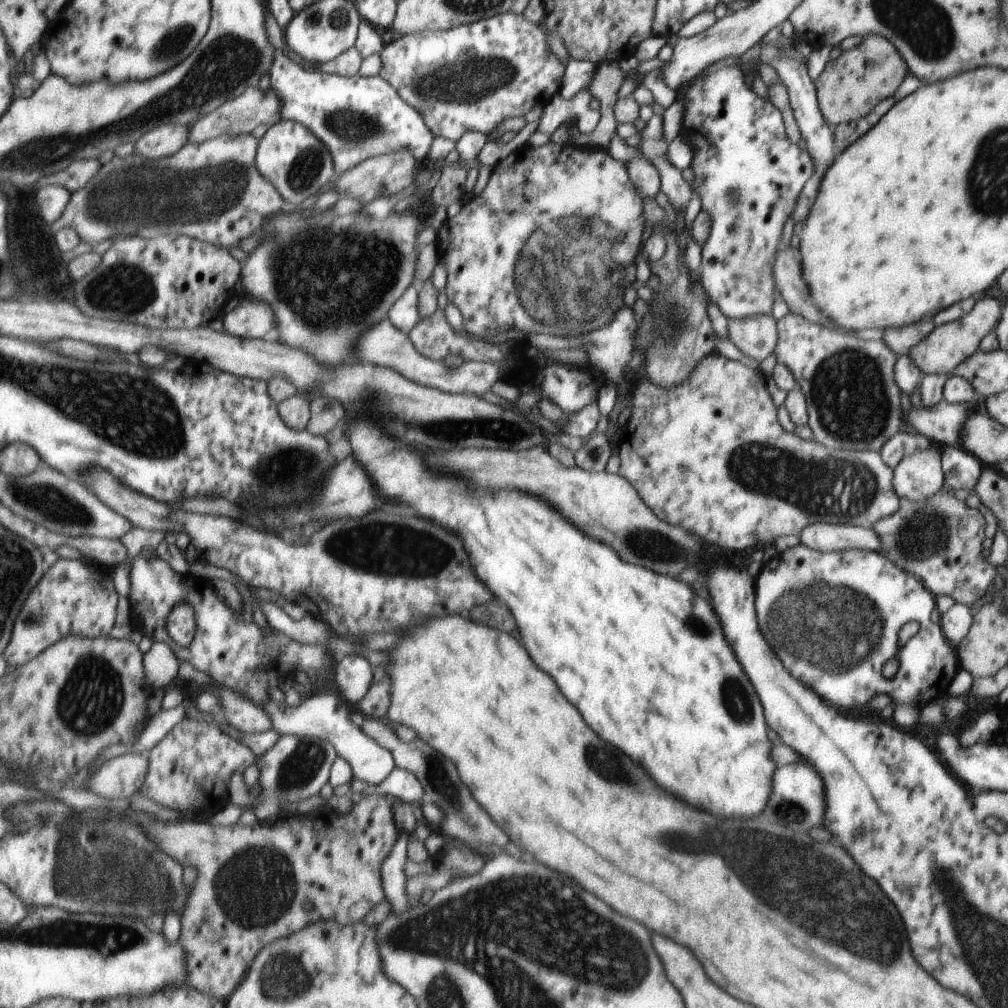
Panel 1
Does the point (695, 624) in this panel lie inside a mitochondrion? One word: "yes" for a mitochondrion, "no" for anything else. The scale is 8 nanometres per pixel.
yes

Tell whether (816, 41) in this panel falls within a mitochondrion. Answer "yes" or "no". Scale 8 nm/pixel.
no

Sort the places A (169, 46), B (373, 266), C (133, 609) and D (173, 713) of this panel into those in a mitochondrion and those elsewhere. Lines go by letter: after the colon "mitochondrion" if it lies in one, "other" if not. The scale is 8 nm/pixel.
A: mitochondrion
B: mitochondrion
C: other
D: other

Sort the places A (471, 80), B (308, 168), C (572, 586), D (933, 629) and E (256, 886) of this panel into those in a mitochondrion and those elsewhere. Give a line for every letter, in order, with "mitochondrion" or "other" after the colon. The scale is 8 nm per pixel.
A: mitochondrion
B: mitochondrion
C: other
D: other
E: mitochondrion

